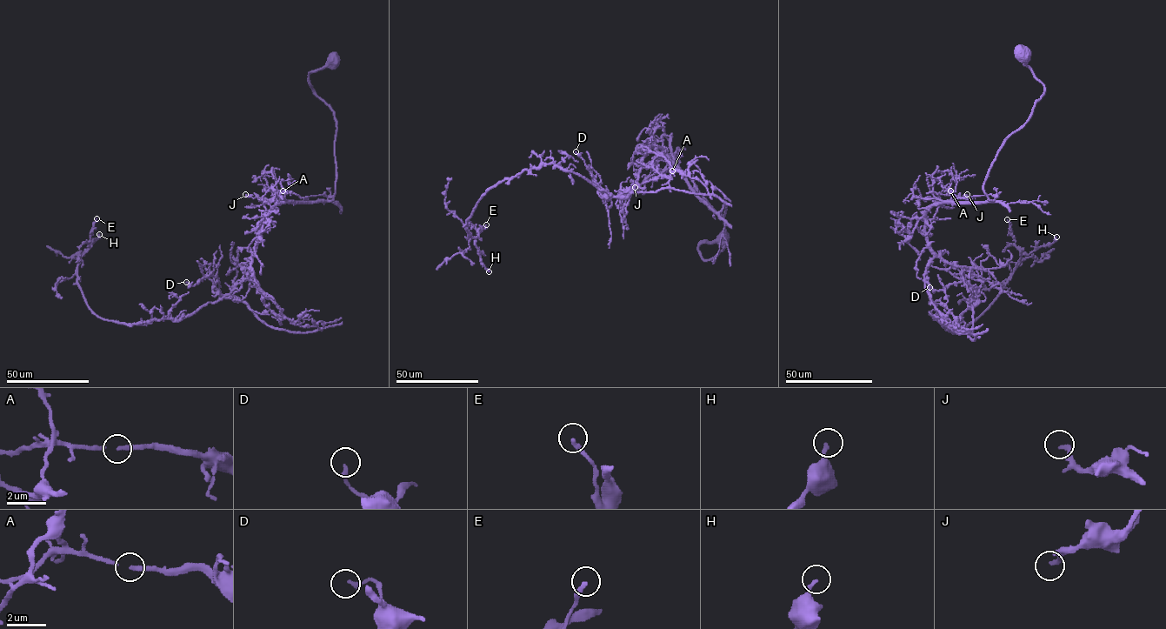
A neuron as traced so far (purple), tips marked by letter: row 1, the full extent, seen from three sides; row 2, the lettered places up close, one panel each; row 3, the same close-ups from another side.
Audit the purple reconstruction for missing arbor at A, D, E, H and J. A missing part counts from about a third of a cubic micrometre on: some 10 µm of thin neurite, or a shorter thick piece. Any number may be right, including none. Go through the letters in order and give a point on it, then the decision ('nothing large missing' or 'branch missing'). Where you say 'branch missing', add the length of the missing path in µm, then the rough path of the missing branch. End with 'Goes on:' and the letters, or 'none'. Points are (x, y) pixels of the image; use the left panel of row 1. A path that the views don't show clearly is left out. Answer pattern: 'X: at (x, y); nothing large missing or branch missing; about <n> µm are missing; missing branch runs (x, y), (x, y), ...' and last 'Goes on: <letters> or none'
A: at (283, 190); nothing large missing
D: at (186, 282); nothing large missing
E: at (96, 218); nothing large missing
H: at (99, 234); nothing large missing
J: at (245, 194); nothing large missing
Goes on: none

